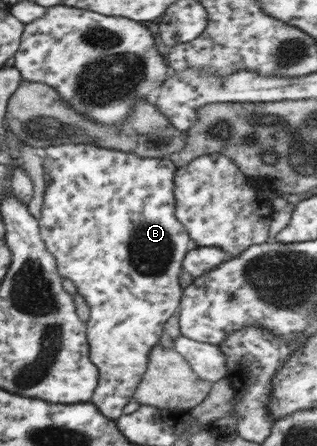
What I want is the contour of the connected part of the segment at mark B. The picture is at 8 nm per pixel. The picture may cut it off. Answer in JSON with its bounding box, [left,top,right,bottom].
[38,143,192,421]

